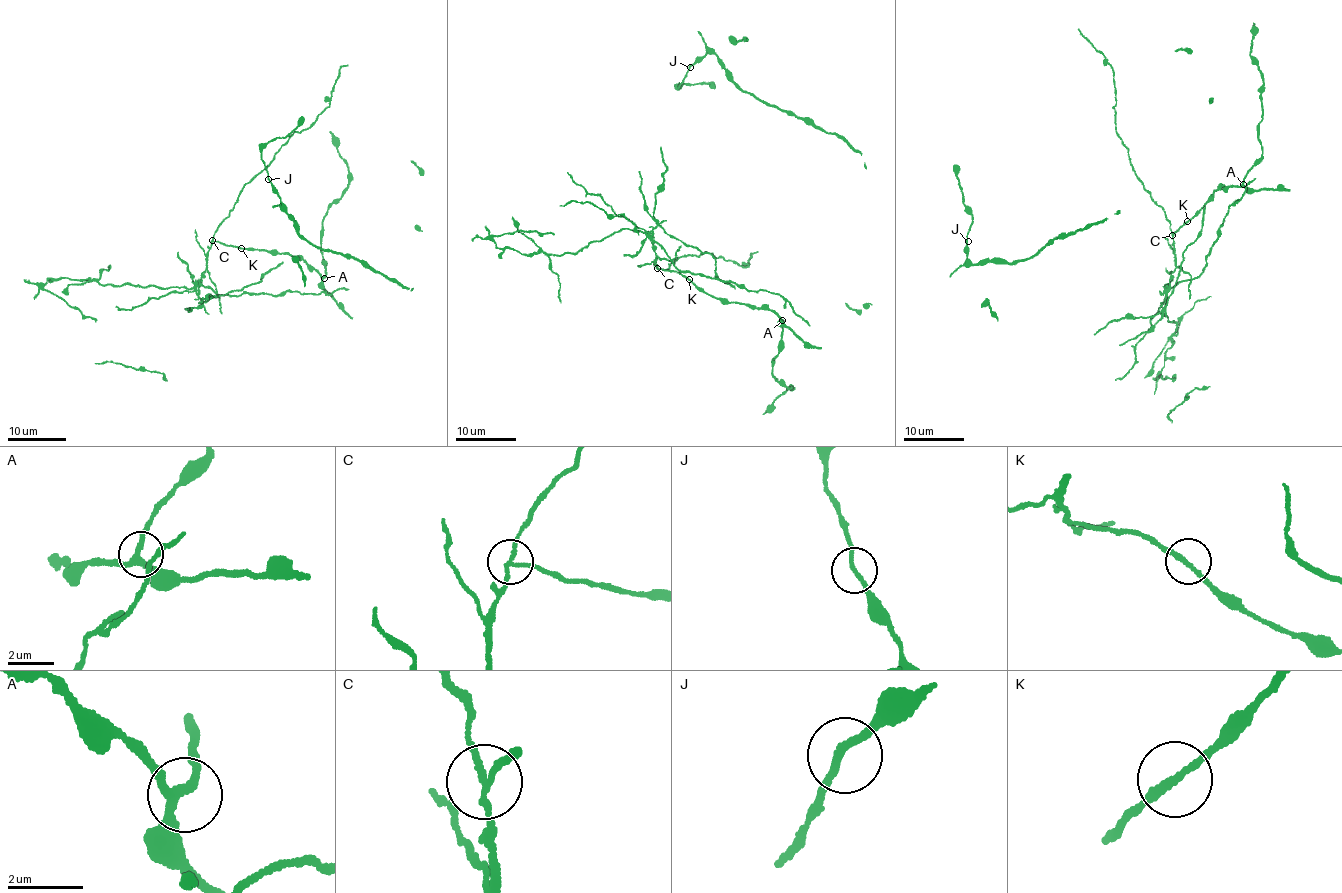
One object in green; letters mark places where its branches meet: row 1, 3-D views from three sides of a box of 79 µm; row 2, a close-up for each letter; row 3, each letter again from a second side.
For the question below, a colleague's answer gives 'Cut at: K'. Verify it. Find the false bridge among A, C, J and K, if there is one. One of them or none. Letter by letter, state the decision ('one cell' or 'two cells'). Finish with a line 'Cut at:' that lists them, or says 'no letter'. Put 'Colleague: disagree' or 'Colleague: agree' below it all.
A: one cell
C: two cells
J: one cell
K: one cell
Cut at: C
Colleague: disagree

